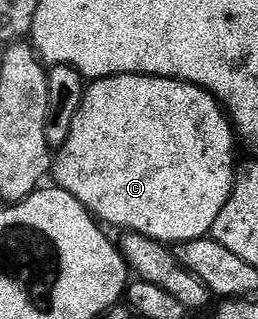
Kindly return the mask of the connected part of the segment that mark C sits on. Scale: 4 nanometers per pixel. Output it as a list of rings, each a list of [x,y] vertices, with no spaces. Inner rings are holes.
[[[112,75],[106,79],[90,82],[86,86],[83,105],[79,105],[75,121],[71,121],[71,137],[55,155],[55,175],[57,171],[55,183],[67,193],[71,193],[71,197],[75,197],[75,201],[83,204],[89,214],[102,224],[110,223],[113,227],[122,227],[120,229],[122,232],[146,235],[166,245],[180,245],[187,241],[206,238],[216,217],[227,204],[234,187],[235,168],[238,166],[236,142],[238,143],[235,138],[235,128],[225,108],[218,103],[214,95],[210,95],[202,87],[197,87],[194,83],[182,83],[180,79],[164,79],[158,75]]]

